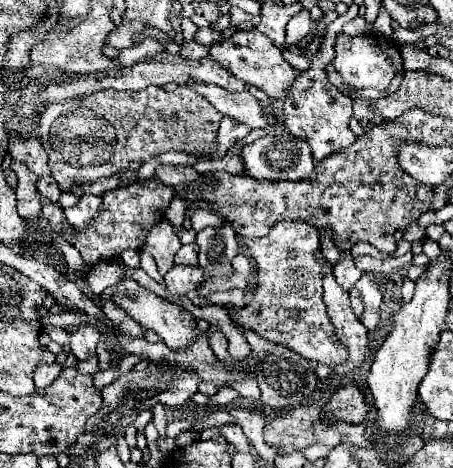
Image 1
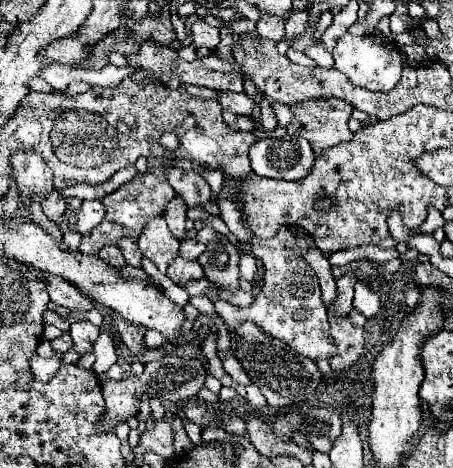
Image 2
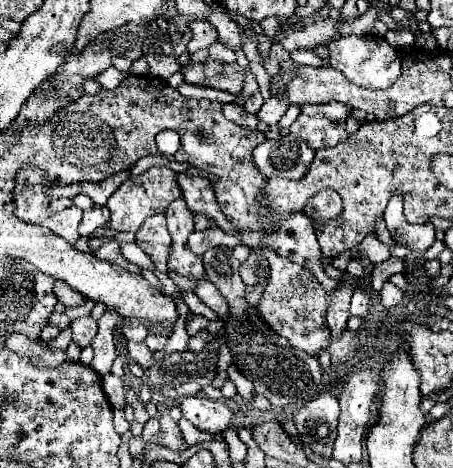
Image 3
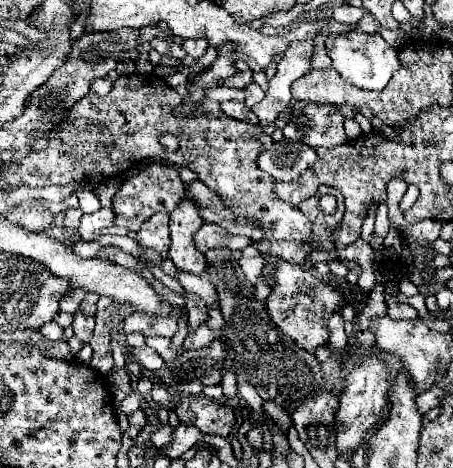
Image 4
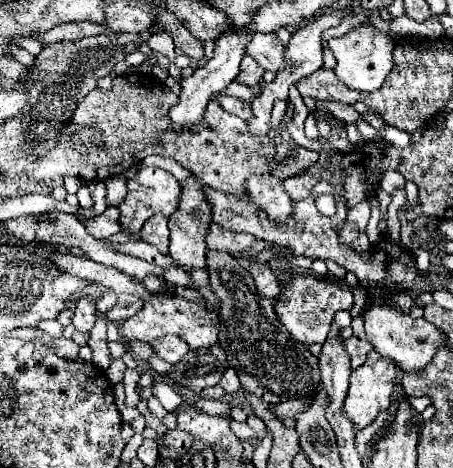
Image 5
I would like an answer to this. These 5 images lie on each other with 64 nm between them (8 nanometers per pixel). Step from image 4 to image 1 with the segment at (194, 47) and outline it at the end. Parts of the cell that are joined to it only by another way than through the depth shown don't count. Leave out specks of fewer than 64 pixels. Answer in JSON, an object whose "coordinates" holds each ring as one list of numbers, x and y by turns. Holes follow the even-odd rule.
{"coordinates":[[200,28,196,32,194,40,198,40,204,46,212,46,212,44,216,44,220,40,220,36,218,36,218,30,214,30,214,28]]}

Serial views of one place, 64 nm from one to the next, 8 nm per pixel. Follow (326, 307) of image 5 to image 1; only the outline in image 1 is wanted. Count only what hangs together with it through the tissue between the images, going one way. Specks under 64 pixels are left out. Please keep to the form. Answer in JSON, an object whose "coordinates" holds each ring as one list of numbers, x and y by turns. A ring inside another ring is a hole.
{"coordinates":[[304,220,276,222,262,238,244,238,244,254,256,264,256,290,252,300,236,314,240,324,258,336,298,352,306,360,326,366,348,360,346,346,336,338,334,324,322,300,322,264,318,262,320,234,318,228]]}

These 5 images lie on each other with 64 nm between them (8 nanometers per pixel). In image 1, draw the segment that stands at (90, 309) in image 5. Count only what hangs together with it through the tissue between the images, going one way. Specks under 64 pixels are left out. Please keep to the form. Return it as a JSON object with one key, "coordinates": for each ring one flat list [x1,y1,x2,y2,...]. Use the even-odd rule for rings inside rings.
{"coordinates":[[80,324,78,332,74,332,70,338,70,352,76,356,76,360,88,360,90,356,96,354,98,338,100,338,100,332,96,326]]}

